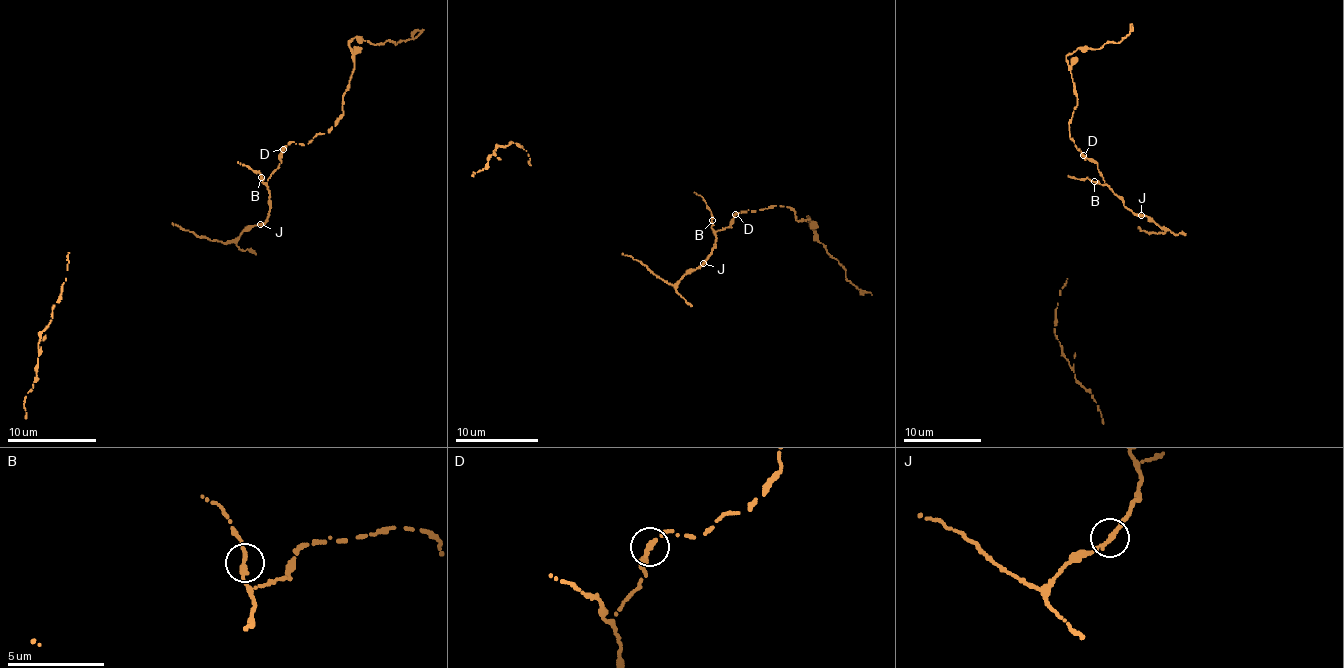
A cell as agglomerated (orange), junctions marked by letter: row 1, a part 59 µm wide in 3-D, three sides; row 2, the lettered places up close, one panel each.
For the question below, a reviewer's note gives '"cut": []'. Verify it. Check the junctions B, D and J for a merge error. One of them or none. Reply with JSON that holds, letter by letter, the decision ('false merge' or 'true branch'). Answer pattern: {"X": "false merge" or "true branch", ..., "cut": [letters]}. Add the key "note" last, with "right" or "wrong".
{"B": "true branch", "D": "true branch", "J": "true branch", "cut": [], "note": "right"}

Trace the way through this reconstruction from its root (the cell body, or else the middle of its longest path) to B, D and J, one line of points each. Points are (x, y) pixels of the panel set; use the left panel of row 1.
B: (245, 229), (264, 224), (268, 218), (270, 191), (261, 177)
D: (245, 229), (264, 224), (268, 218), (270, 193), (267, 178), (282, 162), (279, 156), (282, 148)
J: (245, 229), (260, 225)

